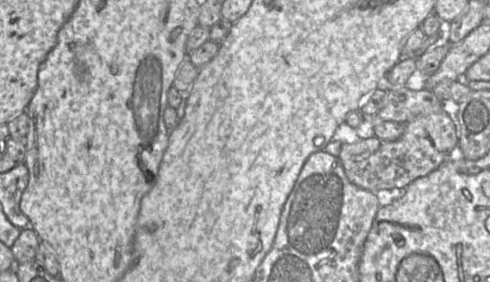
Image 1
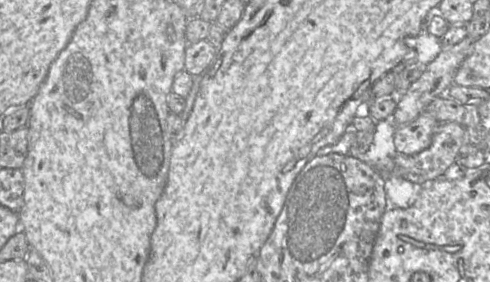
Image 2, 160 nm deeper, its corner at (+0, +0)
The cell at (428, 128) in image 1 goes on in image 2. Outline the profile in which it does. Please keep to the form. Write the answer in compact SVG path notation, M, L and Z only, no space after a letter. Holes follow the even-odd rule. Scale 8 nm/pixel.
M440 123L428 148L412 155L396 154L393 174L419 185L442 176L455 162L464 138L462 125Z

